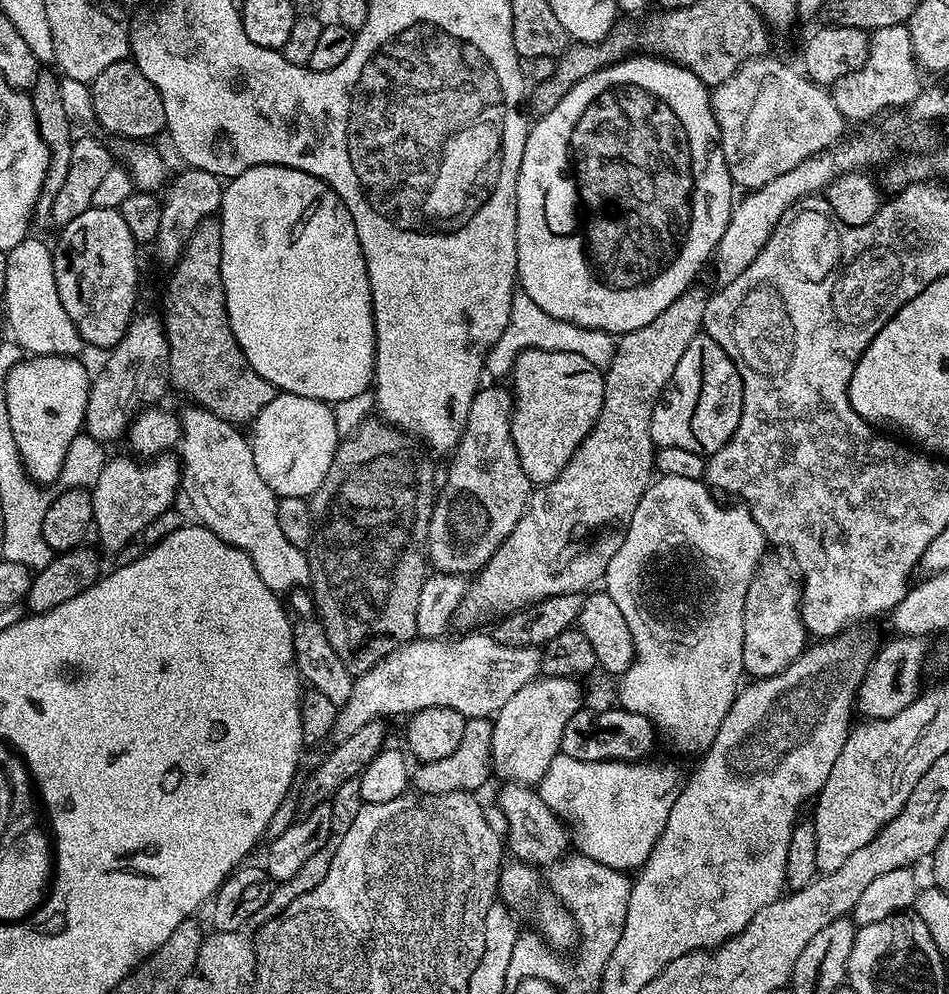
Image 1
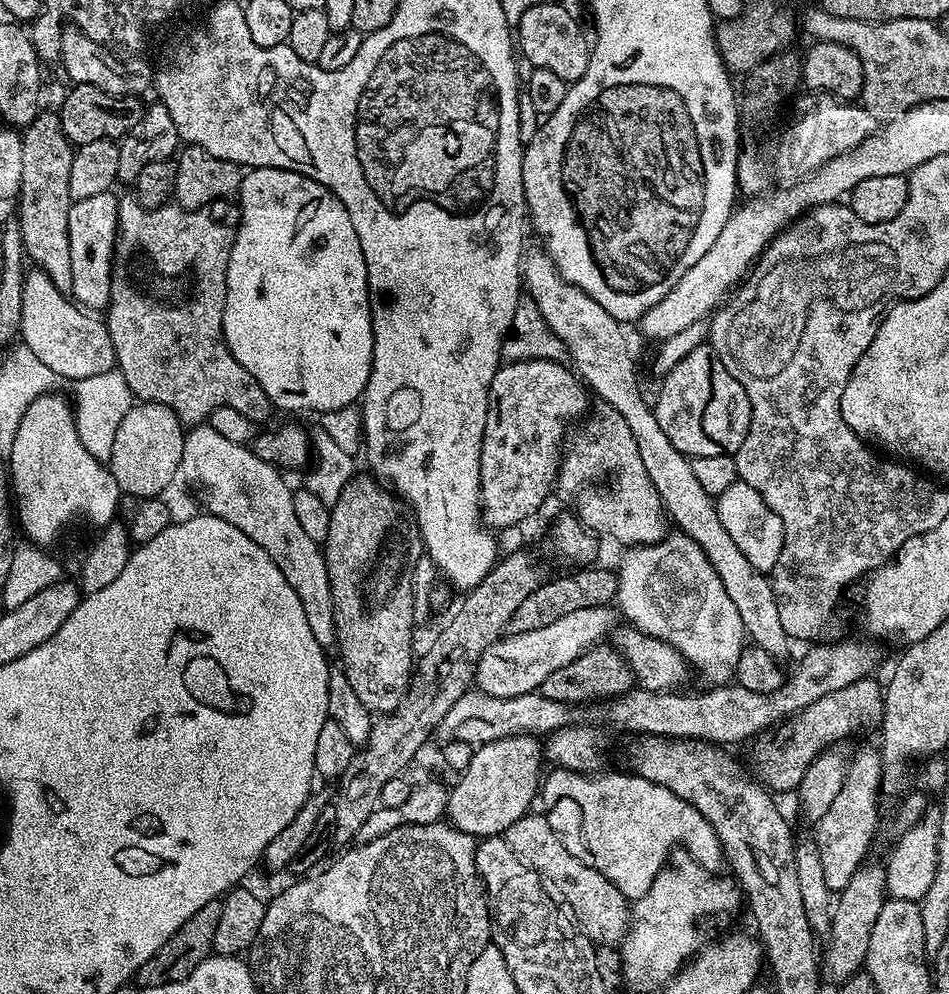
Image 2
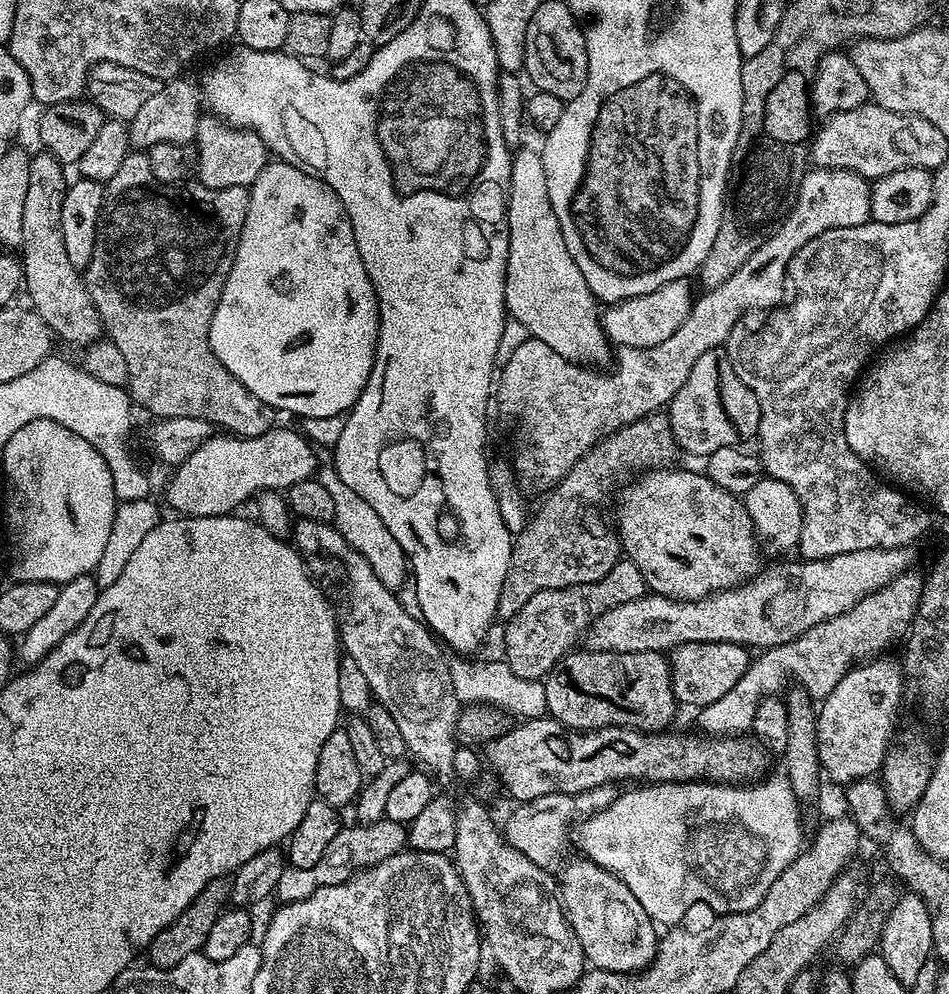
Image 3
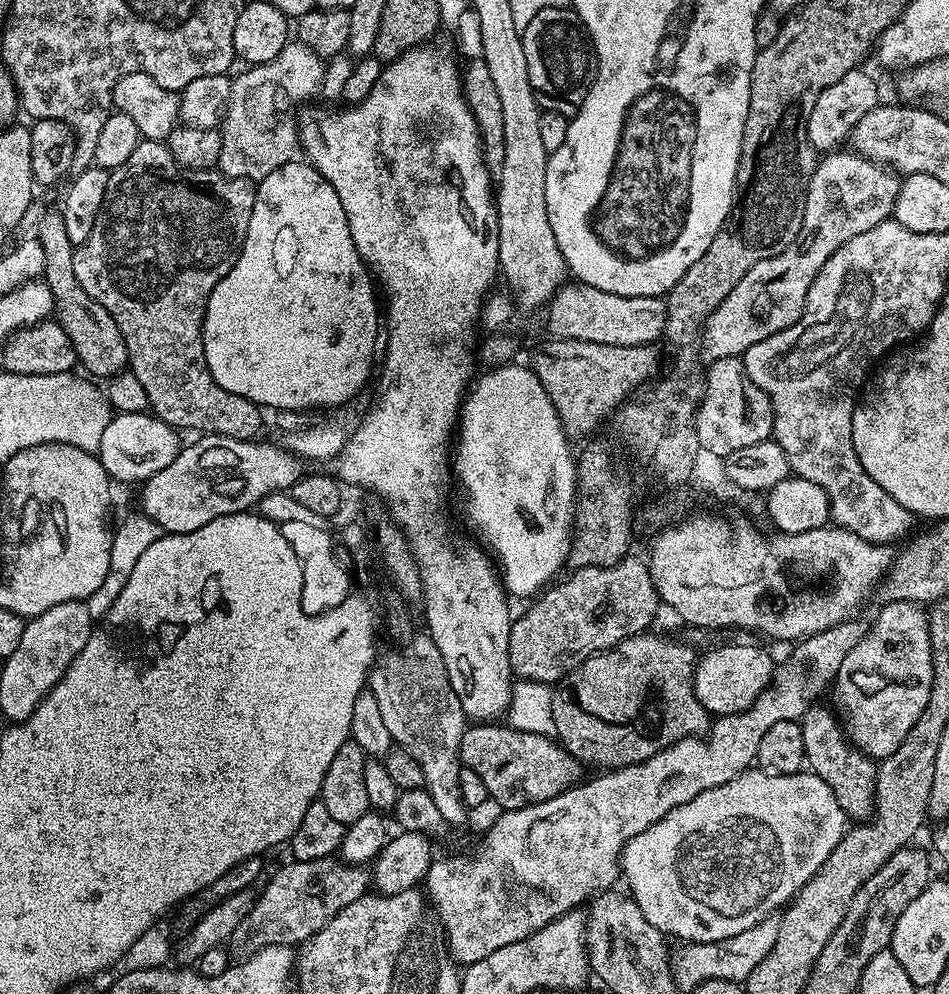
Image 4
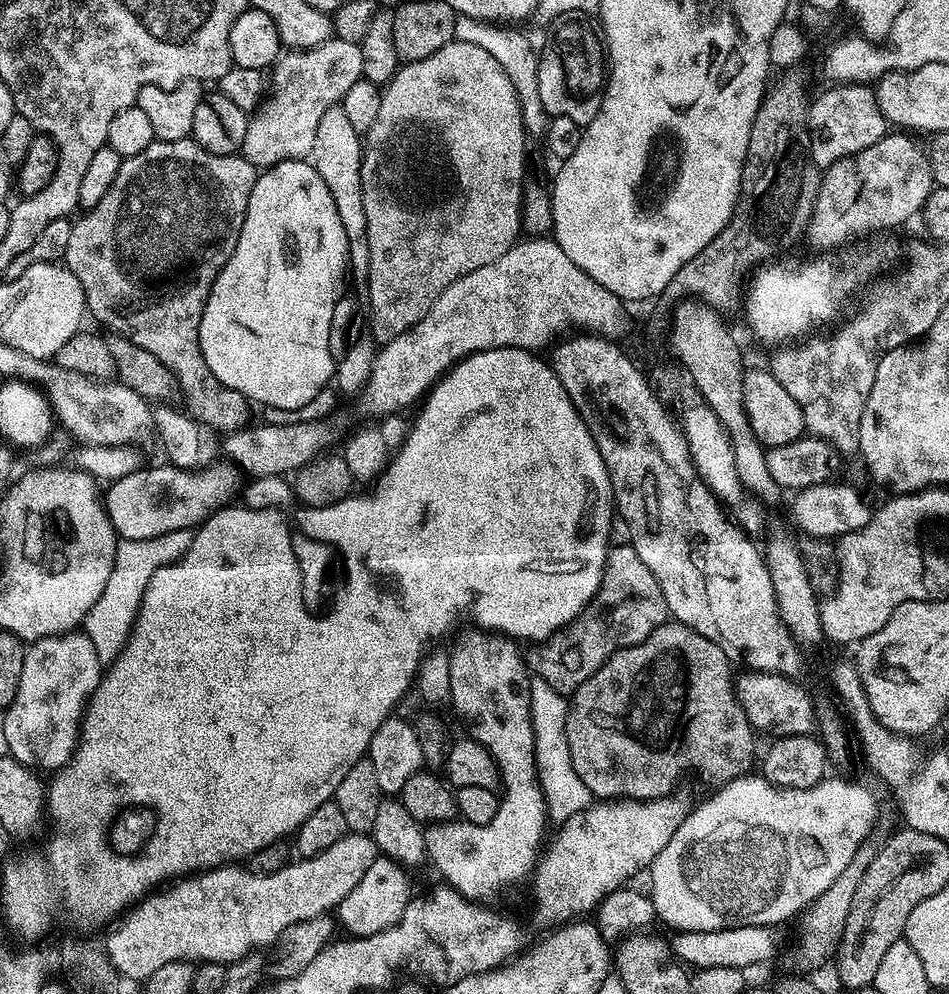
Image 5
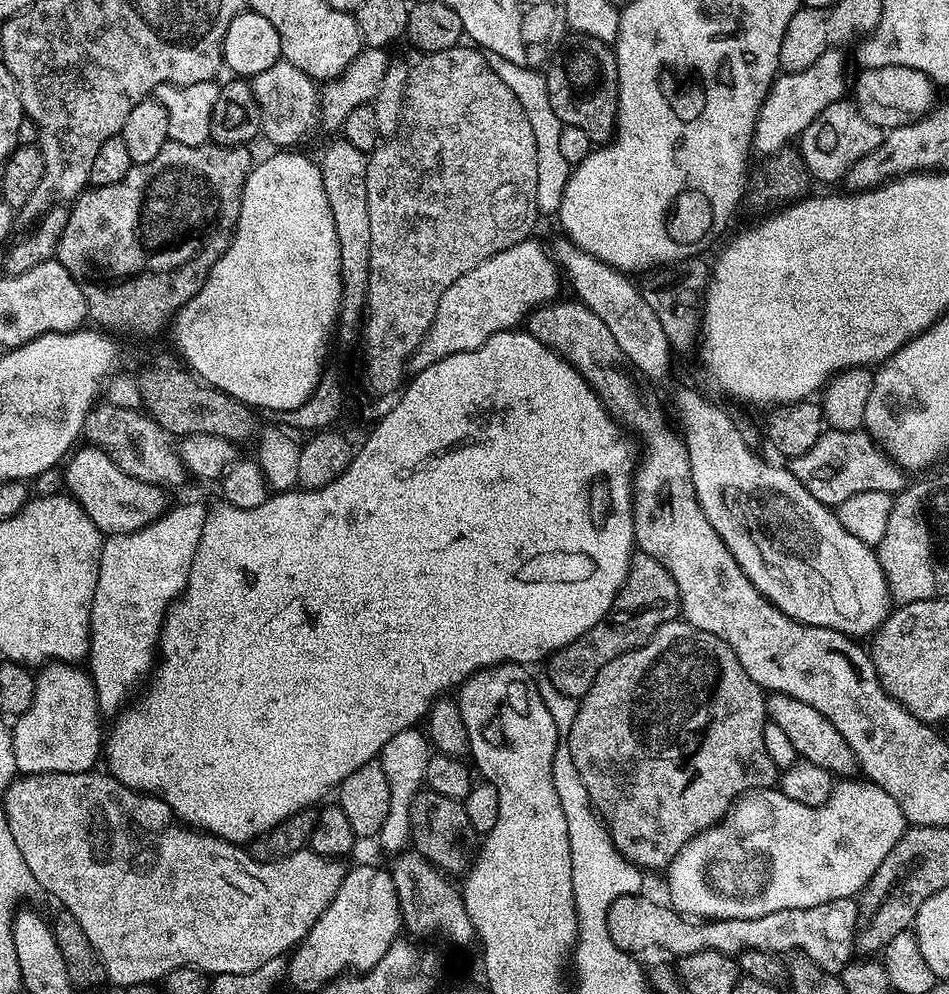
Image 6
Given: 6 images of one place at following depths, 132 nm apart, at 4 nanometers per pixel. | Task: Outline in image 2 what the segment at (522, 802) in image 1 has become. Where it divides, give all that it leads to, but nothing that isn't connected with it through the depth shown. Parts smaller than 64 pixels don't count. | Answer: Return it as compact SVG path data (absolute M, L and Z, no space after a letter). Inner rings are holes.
M529 814L518 818L514 826L502 833L504 841L522 858L553 893L560 892L559 899L572 907L576 915L579 931L583 932L593 944L619 945L630 931L630 902L620 893L618 886L610 882L597 868L592 867L587 859L579 860L564 845L564 840L552 829L552 824L544 816Z

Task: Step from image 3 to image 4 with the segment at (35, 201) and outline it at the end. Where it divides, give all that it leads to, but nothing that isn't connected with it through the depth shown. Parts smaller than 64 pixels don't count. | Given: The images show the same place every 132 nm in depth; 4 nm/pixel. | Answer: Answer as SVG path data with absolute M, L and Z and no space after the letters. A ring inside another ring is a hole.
M45 211L36 223L34 236L40 240L45 255L42 281L53 296L55 319L69 336L79 367L84 367L83 371L92 378L111 378L125 371L128 368L128 351L122 330L118 330L118 322L114 322L114 318L106 314L106 306L94 302L94 298L82 290L78 278L74 278L74 246L66 234L63 211Z

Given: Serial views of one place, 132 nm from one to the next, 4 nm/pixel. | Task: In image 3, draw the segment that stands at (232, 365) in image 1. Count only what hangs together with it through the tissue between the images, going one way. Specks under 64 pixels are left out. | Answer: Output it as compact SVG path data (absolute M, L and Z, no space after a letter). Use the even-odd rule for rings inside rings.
M129 151L126 162L122 162L114 178L104 184L104 208L100 211L100 225L96 228L94 254L90 258L88 267L83 269L84 285L88 288L90 298L100 315L100 323L107 339L111 340L118 350L122 350L122 358L126 358L128 371L127 391L131 399L141 404L148 412L153 412L156 418L181 416L182 418L205 419L215 425L217 429L234 436L261 436L270 431L277 423L277 413L258 394L250 394L222 362L214 354L210 346L210 322L214 318L214 310L220 301L226 278L230 274L230 266L234 266L234 254L238 246L238 238L242 234L242 226L246 222L246 210L250 206L250 191L242 186L226 186L225 188L207 188L199 182L181 182L178 184L163 184L154 178L154 170L150 170L150 158L143 151Z

